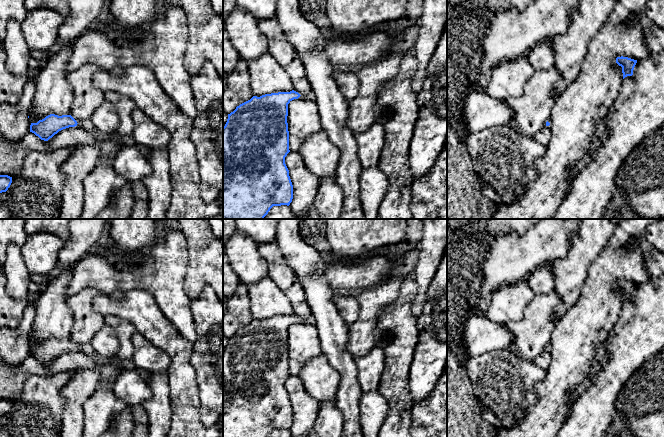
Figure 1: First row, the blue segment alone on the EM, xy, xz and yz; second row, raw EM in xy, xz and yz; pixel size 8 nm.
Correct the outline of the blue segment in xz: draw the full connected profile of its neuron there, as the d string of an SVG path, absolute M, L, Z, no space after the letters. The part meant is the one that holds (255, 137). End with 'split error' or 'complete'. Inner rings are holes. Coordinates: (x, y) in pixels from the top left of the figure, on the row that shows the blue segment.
M292 90L253 96L228 114L223 127L223 219L264 219L273 206L289 206L293 199L293 185L285 157L289 150L288 104L294 99L316 100L311 91L300 95Z | split error

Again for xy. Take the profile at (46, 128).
M50 114L44 119L39 120L37 123L31 123L30 132L34 133L41 140L48 141L59 131L69 127L92 131L103 139L107 139L110 136L109 133L104 133L97 130L92 124L91 119L77 121L71 115L58 116L55 114Z | split error

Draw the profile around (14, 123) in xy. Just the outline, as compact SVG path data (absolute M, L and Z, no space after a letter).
M29 79L17 104L0 104L0 137L3 140L17 144L30 132L31 121L28 116L35 92L35 81Z

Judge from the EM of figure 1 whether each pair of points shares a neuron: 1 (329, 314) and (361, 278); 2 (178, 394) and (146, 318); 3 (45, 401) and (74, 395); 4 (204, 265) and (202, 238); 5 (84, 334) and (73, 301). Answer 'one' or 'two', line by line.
1: two
2: one
3: two
4: one
5: one

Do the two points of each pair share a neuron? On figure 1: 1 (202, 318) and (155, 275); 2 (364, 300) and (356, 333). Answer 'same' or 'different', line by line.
1: different
2: same

